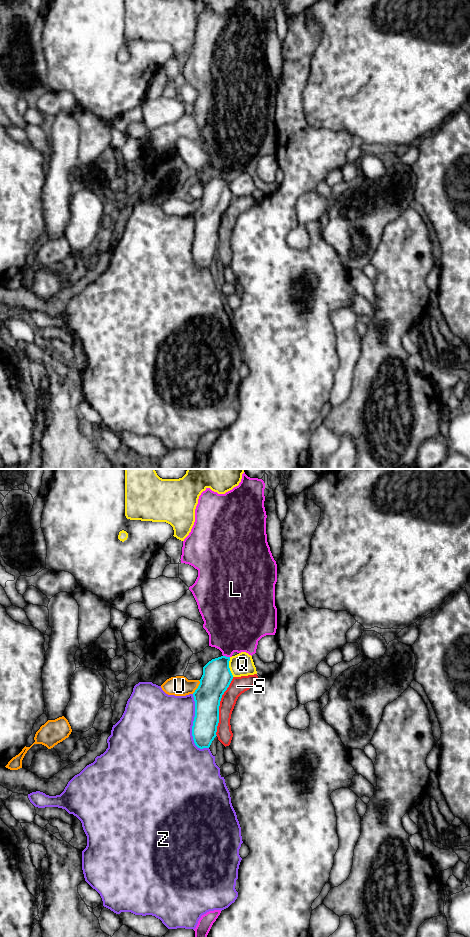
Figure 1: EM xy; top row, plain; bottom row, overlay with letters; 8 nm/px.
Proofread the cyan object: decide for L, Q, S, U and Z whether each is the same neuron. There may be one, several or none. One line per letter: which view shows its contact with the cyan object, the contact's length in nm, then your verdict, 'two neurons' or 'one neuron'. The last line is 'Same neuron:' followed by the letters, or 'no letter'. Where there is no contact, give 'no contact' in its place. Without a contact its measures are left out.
L: contact in xy; length 60 nm; two neurons
Q: contact in xy; length 160 nm; two neurons
S: contact in xy; length 500 nm; two neurons
U: contact in xy; length 130 nm; two neurons
Z: contact in xy; length 460 nm; two neurons
Same neuron: no letter

